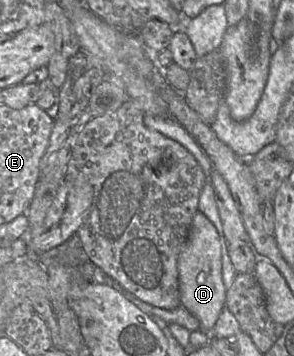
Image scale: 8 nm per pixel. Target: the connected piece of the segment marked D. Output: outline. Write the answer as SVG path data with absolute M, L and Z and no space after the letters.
M198 210L193 215L186 243L178 258L178 272L181 305L199 320L199 330L211 332L225 307L227 288L222 278L222 251L218 231Z

